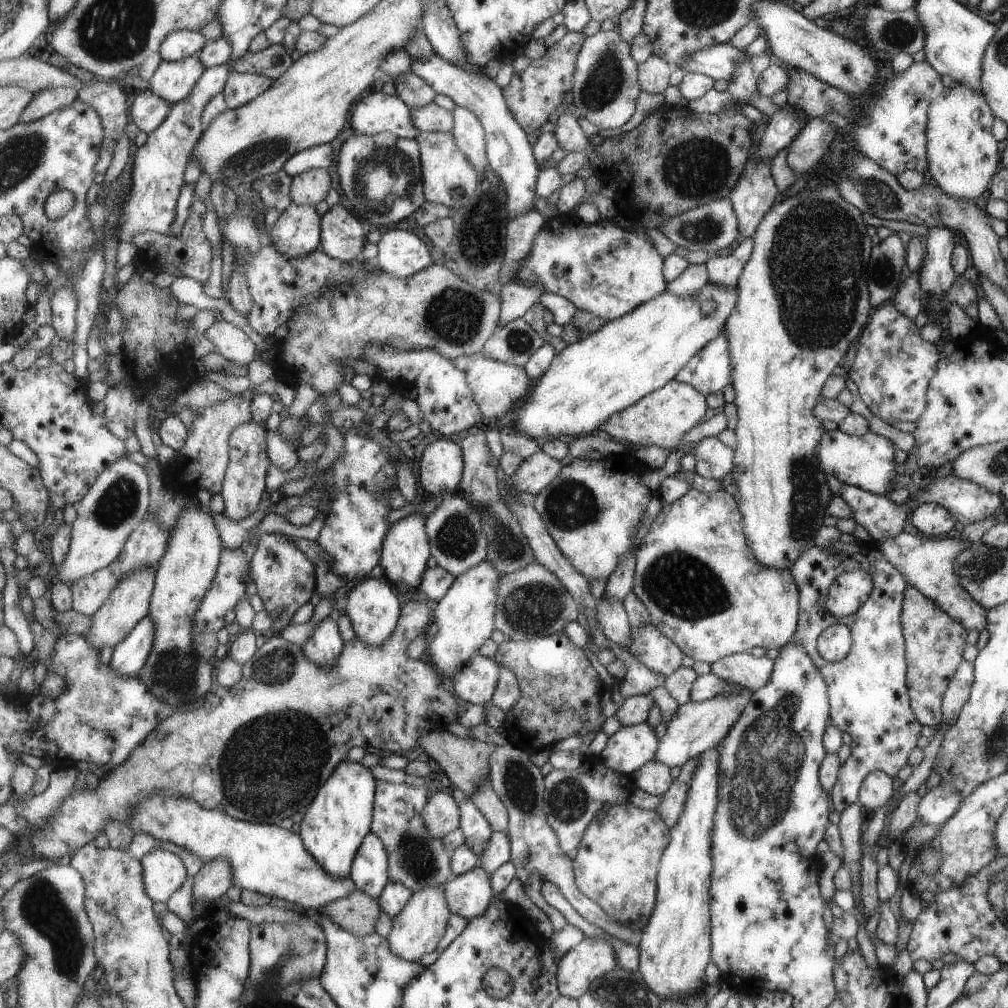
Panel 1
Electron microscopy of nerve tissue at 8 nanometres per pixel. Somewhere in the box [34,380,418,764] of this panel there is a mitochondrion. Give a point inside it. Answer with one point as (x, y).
(175, 672)

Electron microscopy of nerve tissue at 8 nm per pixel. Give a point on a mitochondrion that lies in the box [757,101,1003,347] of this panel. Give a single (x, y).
(878, 197)

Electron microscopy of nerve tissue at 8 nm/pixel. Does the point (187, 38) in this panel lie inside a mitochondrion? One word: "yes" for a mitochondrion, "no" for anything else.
no

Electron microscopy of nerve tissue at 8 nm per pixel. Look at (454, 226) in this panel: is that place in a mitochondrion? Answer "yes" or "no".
no

